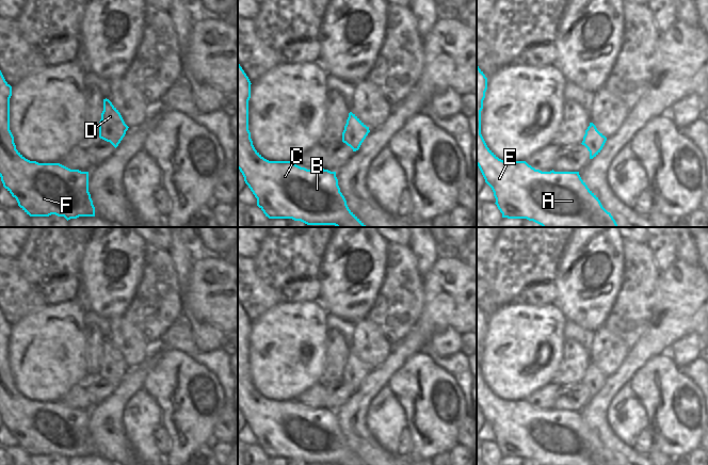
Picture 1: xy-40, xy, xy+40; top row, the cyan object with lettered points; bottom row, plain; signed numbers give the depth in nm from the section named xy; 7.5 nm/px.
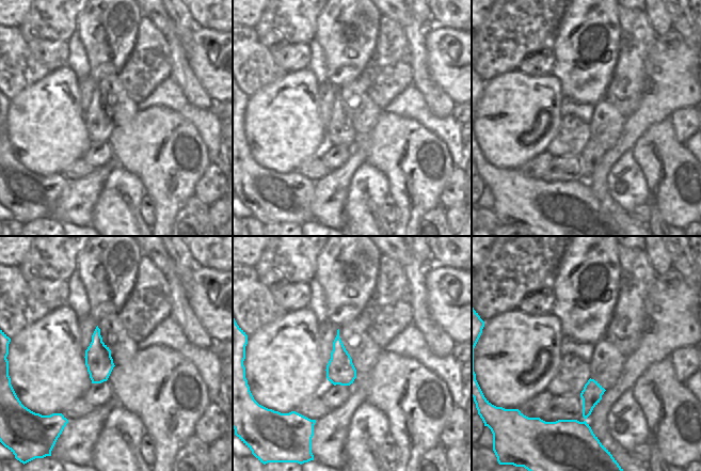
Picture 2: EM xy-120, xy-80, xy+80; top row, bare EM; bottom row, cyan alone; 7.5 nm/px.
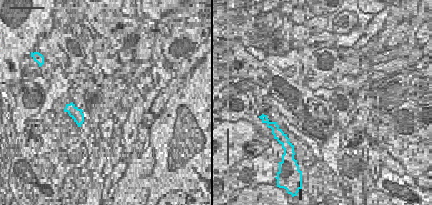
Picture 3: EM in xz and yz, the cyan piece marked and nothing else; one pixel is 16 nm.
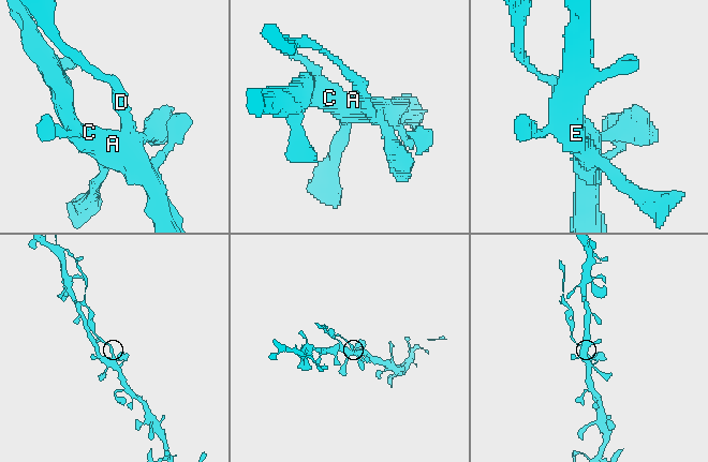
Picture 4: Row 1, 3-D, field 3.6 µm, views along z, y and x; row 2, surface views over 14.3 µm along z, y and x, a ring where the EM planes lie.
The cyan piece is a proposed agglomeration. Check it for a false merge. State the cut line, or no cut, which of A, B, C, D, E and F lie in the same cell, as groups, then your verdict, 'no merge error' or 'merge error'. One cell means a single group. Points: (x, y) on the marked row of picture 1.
cut xy (368, 129), (358, 131), (347, 144); groups A B C E F / D; merge error

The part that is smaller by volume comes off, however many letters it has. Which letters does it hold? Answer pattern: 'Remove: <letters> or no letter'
Remove: D

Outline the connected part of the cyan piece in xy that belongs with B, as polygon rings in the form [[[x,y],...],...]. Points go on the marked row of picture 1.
[[[238,62],[238,169],[255,197],[257,206],[269,219],[292,219],[307,225],[366,227],[349,209],[338,186],[336,172],[307,170],[291,161],[269,161],[254,147],[248,130],[251,81]]]

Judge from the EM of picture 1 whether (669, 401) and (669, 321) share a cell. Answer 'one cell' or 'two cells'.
two cells

